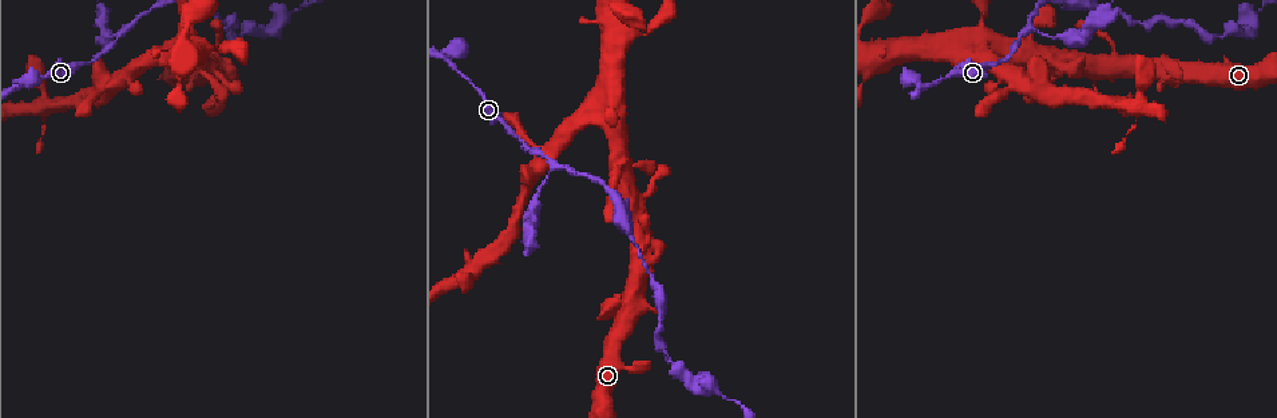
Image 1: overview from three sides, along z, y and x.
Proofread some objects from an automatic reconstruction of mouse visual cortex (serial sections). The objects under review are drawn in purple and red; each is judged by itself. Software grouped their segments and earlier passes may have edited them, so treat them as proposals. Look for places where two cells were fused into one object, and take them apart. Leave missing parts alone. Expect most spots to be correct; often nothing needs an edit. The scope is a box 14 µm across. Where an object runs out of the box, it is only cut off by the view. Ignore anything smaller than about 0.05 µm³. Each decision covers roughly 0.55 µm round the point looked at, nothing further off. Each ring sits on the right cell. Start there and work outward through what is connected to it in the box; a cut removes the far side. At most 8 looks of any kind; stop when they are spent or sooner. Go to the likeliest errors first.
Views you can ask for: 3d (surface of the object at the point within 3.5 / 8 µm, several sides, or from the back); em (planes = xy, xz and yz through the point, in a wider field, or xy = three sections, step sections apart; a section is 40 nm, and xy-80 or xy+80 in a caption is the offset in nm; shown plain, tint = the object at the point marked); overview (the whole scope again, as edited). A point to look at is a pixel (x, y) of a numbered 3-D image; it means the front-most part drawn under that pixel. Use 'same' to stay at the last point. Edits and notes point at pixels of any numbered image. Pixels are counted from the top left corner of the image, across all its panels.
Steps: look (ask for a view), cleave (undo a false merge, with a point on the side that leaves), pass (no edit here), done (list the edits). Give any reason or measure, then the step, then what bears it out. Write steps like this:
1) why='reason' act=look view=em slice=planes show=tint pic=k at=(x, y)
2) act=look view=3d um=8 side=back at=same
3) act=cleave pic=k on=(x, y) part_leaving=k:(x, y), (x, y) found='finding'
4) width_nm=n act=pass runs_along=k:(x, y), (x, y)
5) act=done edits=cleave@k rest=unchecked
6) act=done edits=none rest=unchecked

act=look view=3d um=3.5 side=back pic=1 at=(554, 164)

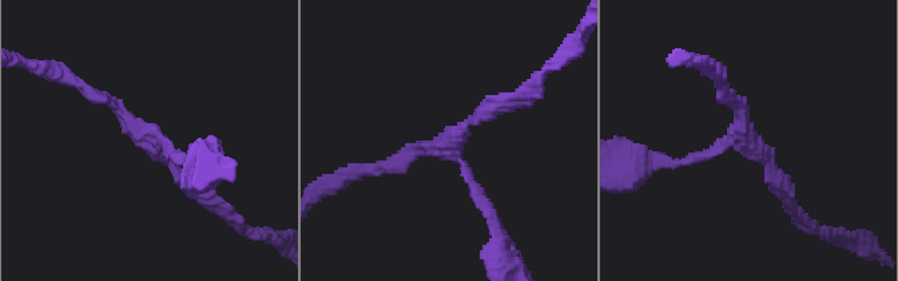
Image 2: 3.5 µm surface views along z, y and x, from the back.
arms=3 arm_widths_nm=150,150,200 act=look view=em slice=xy step=1 show=tint pic=2 at=(453, 139)

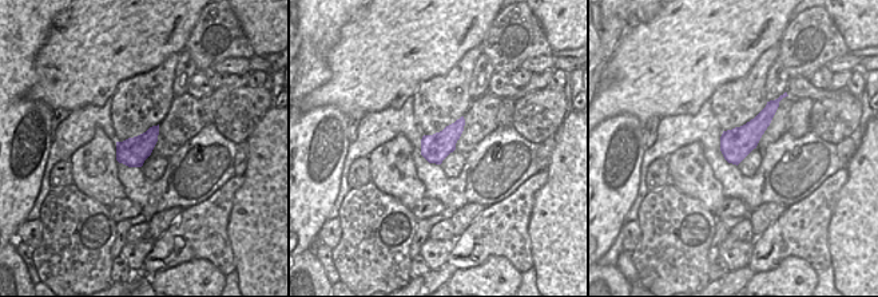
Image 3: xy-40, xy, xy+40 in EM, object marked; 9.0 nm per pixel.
act=pass runs_along=2:(209, 205), (107, 98), (86, 90) found='all the same cell'

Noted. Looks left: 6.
why='arms part here' act=look view=3d um=8 side=back pic=1 at=(449, 63)

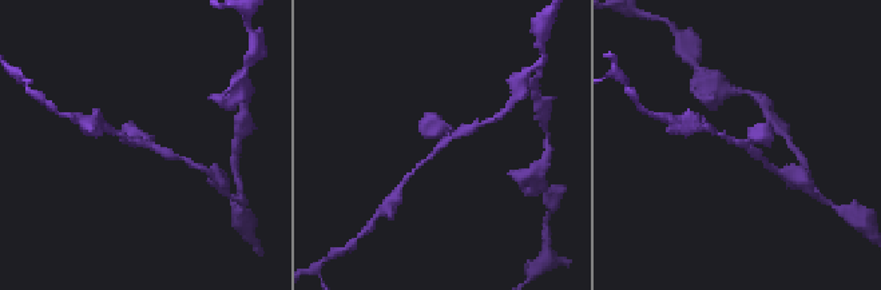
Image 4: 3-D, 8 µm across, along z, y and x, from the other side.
act=look view=3d um=3.5 pic=4 at=(746, 146)

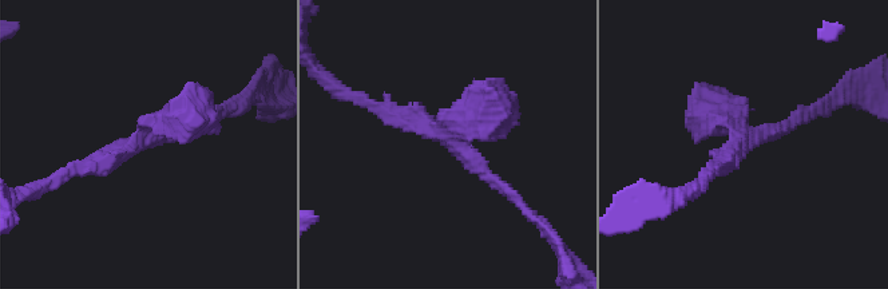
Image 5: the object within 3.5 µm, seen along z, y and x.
arms=3 arm_widths_nm=150,200,350 act=look view=em slice=planes show=tint pic=5 at=(456, 143)

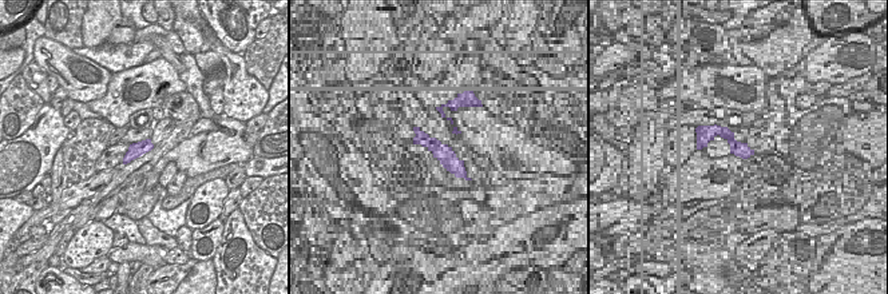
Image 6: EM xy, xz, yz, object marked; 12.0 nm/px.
act=pass runs_along=5:(809, 114), (765, 134), (717, 114), (728, 126) found='continuous, no second cell'

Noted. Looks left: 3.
why='sharp bend' act=look view=3d um=3.5 pic=1 at=(625, 302)

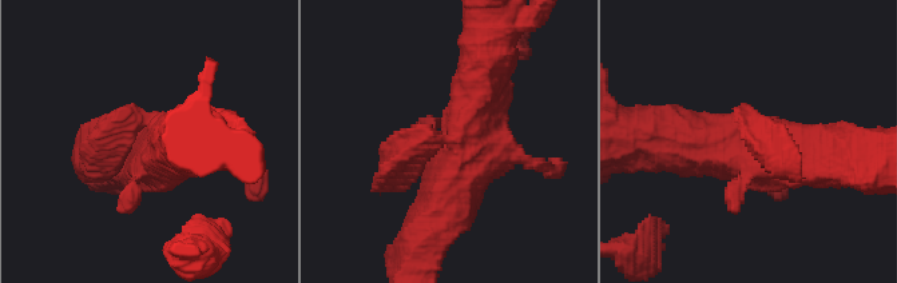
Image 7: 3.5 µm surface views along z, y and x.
why='shape alone is not enough' act=look view=em slice=xy step=2 show=tint pic=7 at=(459, 139)

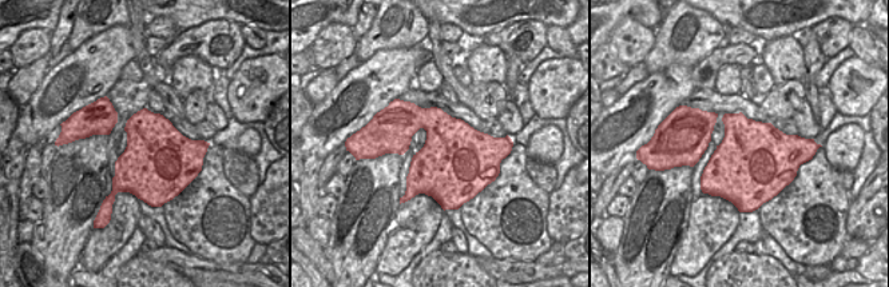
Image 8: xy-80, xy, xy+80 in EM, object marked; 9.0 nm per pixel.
act=pass runs_along=7:(428, 224), (473, 146), (485, 64) found='all the same cell'

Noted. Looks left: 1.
act=done edits=none rest=unchecked

